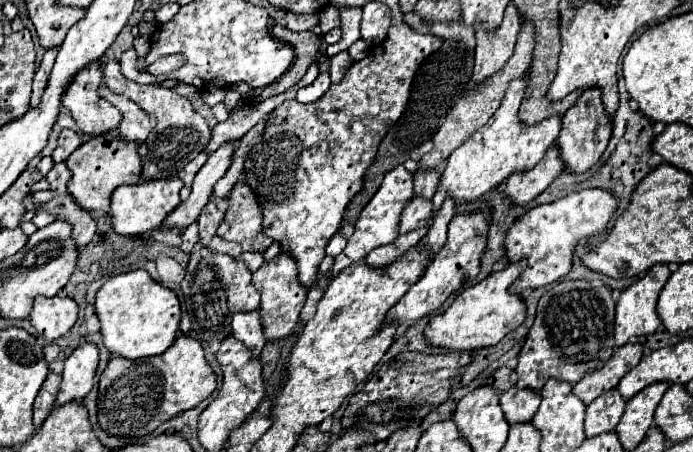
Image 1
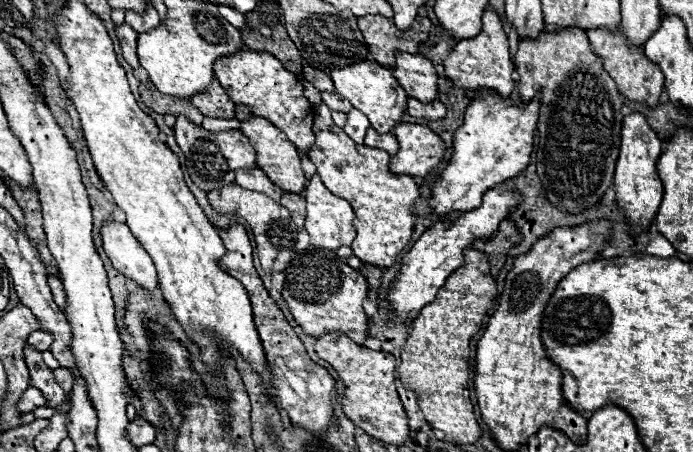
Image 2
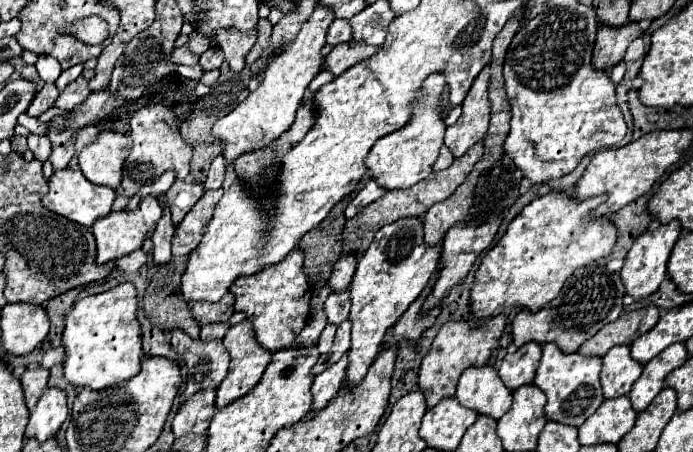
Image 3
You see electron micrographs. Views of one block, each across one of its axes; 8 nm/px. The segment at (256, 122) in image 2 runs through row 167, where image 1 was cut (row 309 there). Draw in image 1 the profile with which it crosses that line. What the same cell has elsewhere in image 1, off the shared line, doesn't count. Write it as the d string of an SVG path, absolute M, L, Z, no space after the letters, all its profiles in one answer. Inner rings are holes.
M282 252L272 262L264 262L260 266L260 270L252 276L252 284L262 296L258 312L260 312L262 332L266 336L266 340L282 340L282 338L286 338L292 332L292 328L298 324L298 316L300 316L300 310L302 310L302 306L306 302L306 292L308 292L306 288L302 288L298 284L296 262L292 260L292 256Z

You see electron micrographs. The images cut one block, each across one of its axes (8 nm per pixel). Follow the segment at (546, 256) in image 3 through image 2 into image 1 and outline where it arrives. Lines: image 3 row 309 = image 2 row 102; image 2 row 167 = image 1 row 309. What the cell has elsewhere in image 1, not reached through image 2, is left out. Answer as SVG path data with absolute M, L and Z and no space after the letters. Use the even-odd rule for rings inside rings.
M526 260L508 264L504 270L494 272L482 282L466 288L462 294L456 296L456 300L444 314L438 314L428 322L424 330L426 340L432 346L442 346L450 350L474 350L498 344L508 332L516 330L526 318L524 298L520 294L510 292L512 282L524 272L524 268Z

